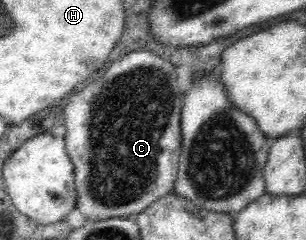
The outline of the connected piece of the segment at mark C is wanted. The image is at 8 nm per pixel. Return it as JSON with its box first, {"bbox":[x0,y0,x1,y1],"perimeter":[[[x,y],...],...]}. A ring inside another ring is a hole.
{"bbox":[64,51,182,222],"perimeter":[[[132,51],[114,61],[100,79],[64,103],[66,152],[74,164],[74,185],[78,192],[76,209],[88,218],[88,222],[93,218],[104,221],[140,214],[160,197],[174,191],[182,147],[182,97],[176,71],[168,61],[149,51]]]}

